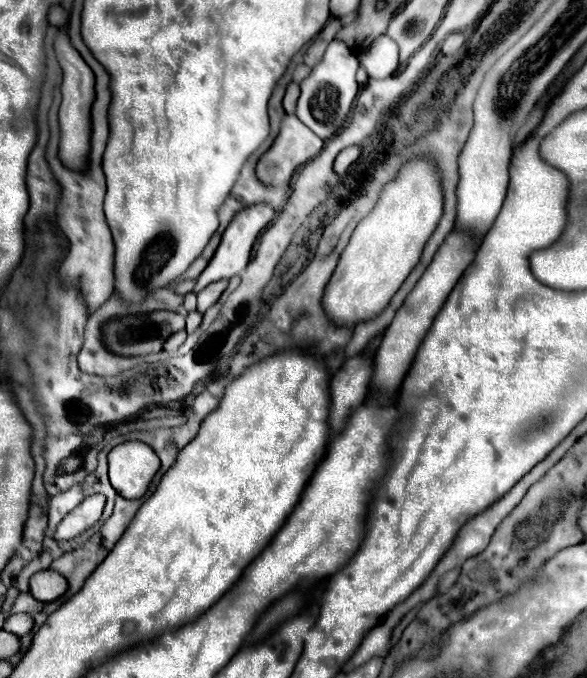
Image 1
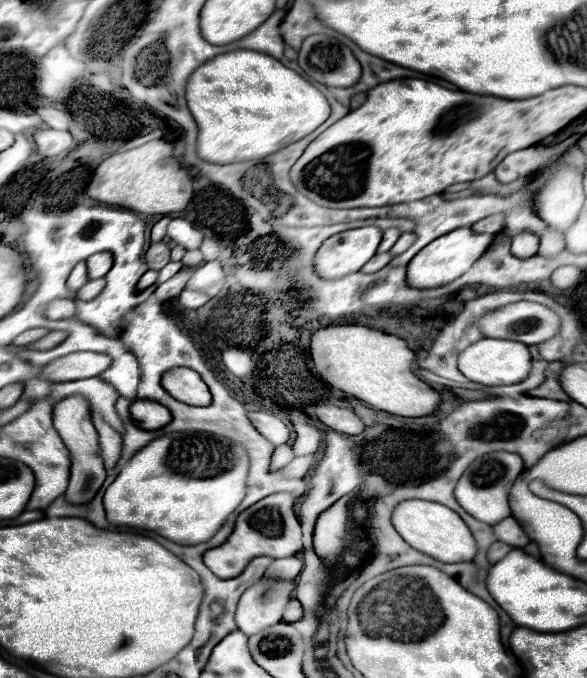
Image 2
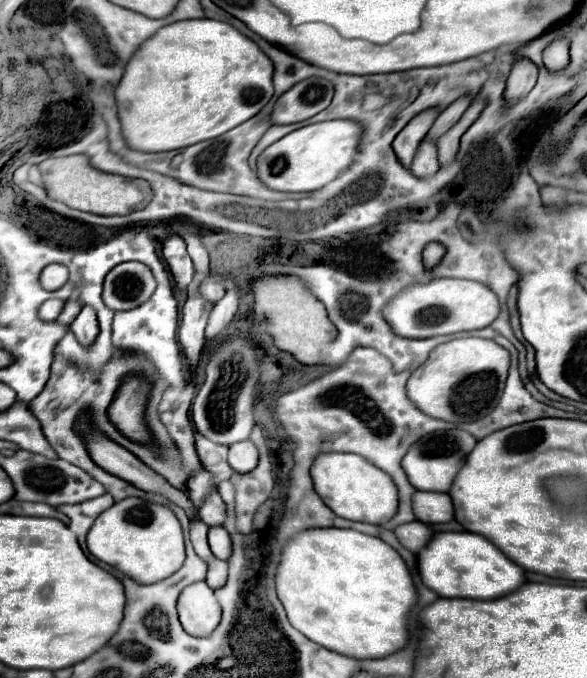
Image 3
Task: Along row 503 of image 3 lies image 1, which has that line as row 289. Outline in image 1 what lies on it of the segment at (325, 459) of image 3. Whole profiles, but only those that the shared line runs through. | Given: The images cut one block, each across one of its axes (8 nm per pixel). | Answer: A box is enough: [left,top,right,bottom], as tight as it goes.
[322,160,442,326]

